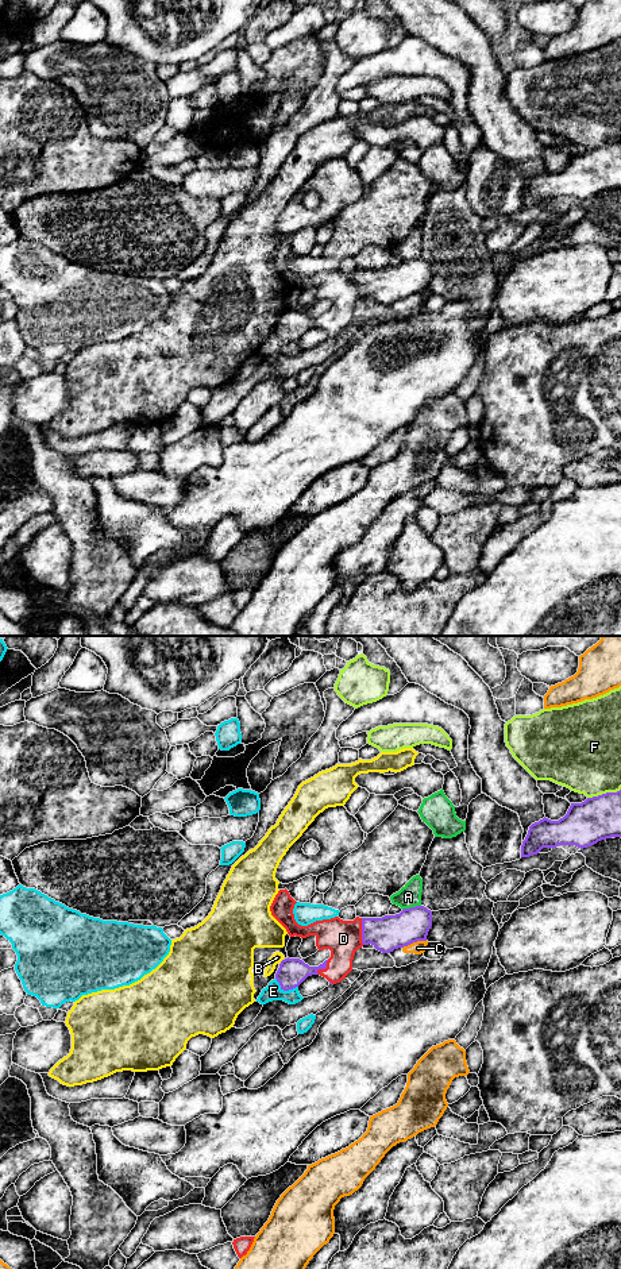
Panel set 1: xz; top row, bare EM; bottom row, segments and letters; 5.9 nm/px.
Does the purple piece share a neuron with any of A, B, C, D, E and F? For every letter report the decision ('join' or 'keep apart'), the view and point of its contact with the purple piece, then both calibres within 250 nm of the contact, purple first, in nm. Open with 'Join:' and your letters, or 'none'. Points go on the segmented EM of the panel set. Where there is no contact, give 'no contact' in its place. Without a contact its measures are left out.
Join: D
A: keep apart; contact xz (411, 907); calibres 200 and 130 nm
B: keep apart; no contact
C: keep apart; contact xz (413, 941); calibres 200 and 80 nm
D: join; contact xz (362, 932); calibres 200 and 220 nm
E: keep apart; contact xz (285, 990); calibres 170 and 100 nm
F: keep apart; contact xz (604, 794); calibres 260 and 420 nm

